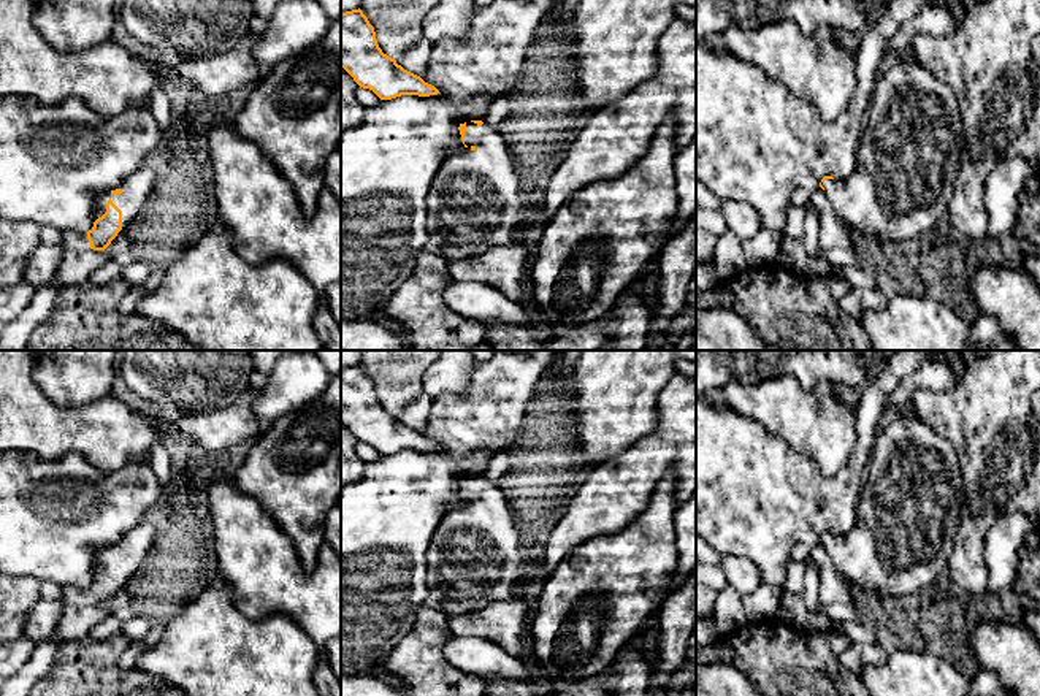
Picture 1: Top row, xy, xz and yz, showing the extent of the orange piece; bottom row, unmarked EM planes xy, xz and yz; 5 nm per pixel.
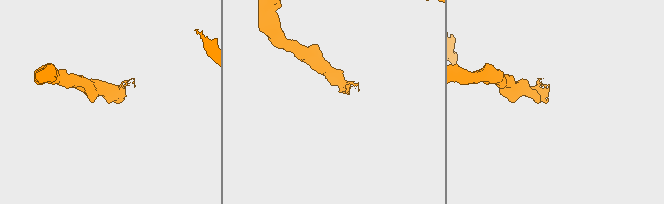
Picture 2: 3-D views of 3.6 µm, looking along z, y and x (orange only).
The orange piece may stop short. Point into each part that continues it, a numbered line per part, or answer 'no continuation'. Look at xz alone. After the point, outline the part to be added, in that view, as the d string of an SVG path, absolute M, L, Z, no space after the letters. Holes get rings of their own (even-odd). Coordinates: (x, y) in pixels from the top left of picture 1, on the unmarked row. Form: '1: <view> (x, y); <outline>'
1: xz (474, 558); M466 477L465 506L450 511L436 526L428 547L426 598L423 606L445 618L465 615L504 598L526 596L526 569L520 555L520 530L491 479Z

